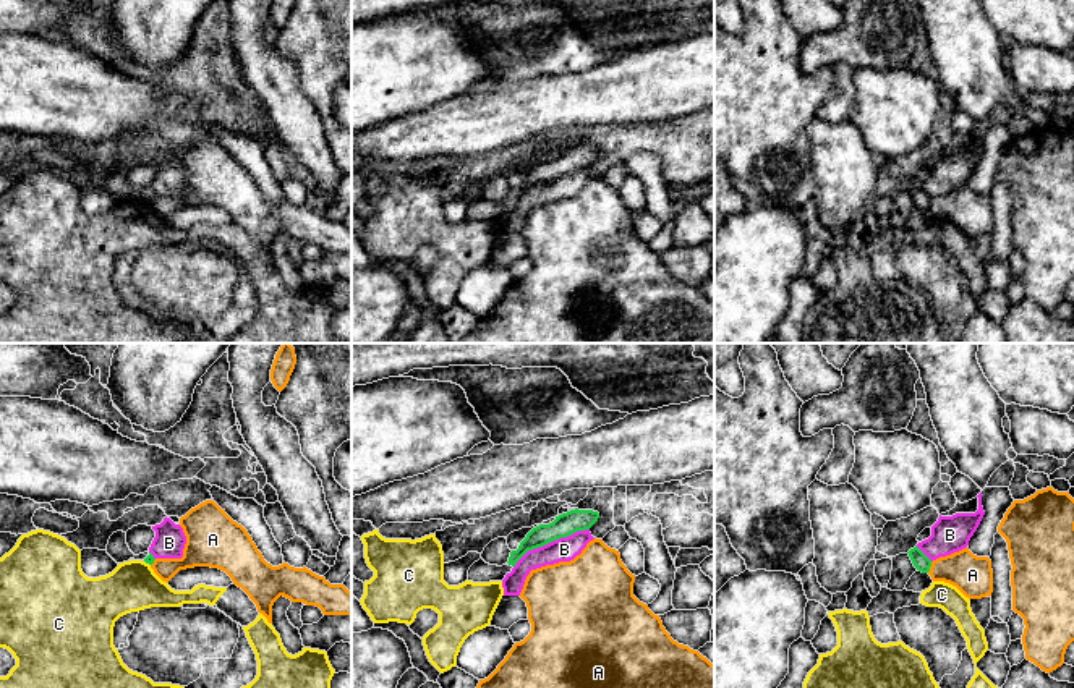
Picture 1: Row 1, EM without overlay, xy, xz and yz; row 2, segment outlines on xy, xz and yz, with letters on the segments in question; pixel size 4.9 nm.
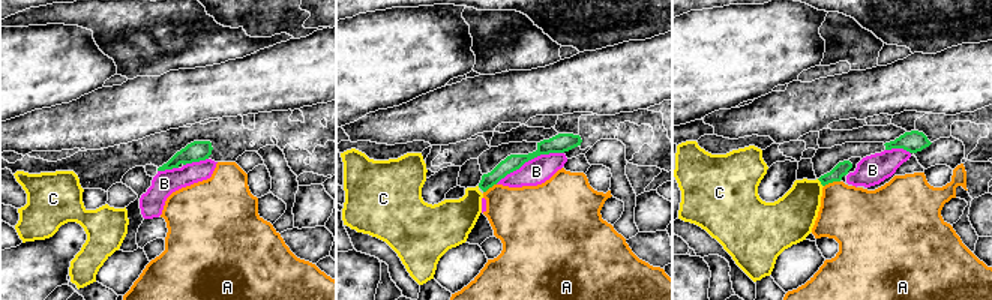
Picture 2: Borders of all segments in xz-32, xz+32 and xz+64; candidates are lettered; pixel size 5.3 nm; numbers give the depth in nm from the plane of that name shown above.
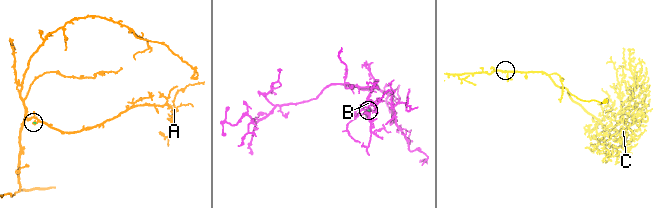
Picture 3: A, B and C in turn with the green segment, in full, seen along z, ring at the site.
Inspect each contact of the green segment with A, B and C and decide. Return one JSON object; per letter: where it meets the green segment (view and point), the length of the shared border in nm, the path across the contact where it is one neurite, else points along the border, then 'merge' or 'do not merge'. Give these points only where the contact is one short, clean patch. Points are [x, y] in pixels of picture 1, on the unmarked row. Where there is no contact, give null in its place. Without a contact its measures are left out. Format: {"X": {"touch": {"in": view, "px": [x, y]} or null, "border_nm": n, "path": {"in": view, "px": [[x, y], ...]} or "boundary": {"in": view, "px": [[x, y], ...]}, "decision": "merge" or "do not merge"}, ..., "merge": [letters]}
{"A": {"touch": {"in": "yz", "px": [930, 203]}, "border_nm": 60, "boundary": {"in": "yz", "px": [[932, 199], [927, 209]]}, "decision": "do not merge"}, "B": {"touch": {"in": "xz", "px": [549, 178]}, "border_nm": 420, "decision": "do not merge"}, "C": {"touch": {"in": "xy", "px": [148, 199]}, "border_nm": 40, "decision": "do not merge"}, "merge": []}

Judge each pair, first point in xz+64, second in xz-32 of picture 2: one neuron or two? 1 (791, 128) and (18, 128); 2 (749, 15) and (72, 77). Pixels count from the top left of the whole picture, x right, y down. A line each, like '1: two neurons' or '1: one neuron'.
1: one neuron
2: one neuron

